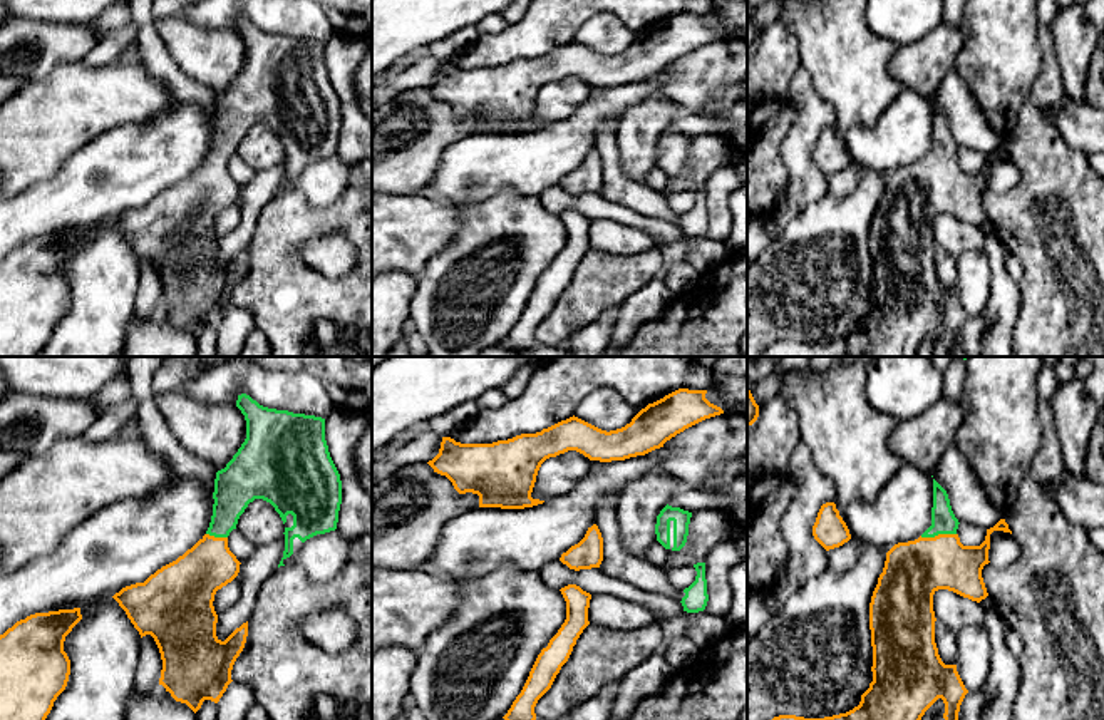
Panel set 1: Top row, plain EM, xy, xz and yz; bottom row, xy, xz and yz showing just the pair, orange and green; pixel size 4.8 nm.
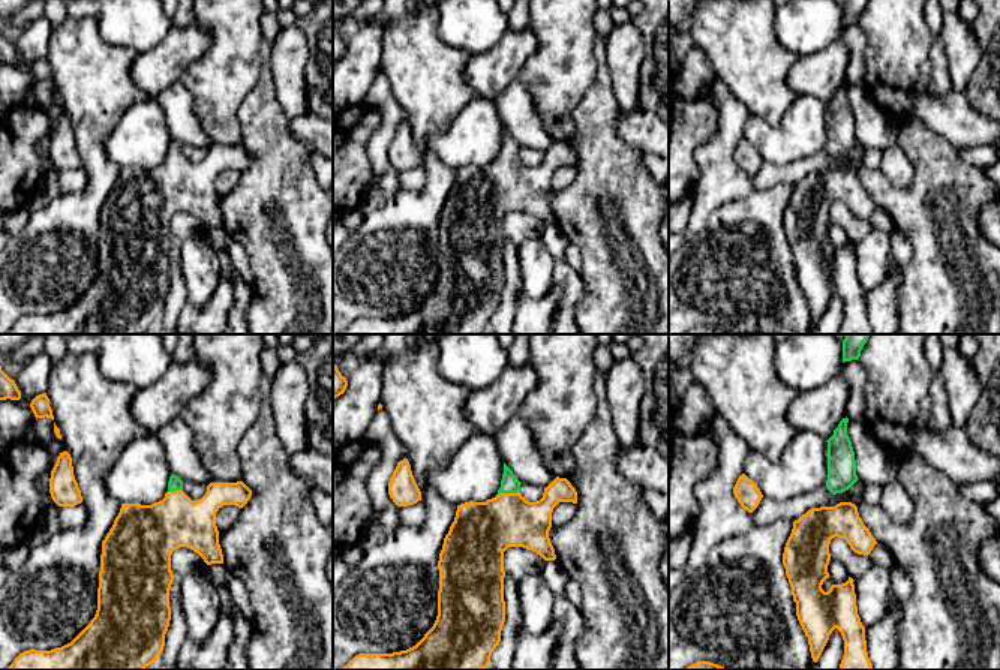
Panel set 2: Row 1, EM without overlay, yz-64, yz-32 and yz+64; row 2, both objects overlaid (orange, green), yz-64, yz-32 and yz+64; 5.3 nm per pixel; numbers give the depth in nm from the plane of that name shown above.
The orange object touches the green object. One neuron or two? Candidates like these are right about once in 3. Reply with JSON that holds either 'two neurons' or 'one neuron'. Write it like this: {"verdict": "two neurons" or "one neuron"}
{"verdict": "one neuron"}

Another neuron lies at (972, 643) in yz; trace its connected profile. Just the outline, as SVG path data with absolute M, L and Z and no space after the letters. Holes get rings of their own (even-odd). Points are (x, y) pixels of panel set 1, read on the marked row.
M983 625L965 626L955 635L957 671L968 690L978 693L990 675L990 638Z

